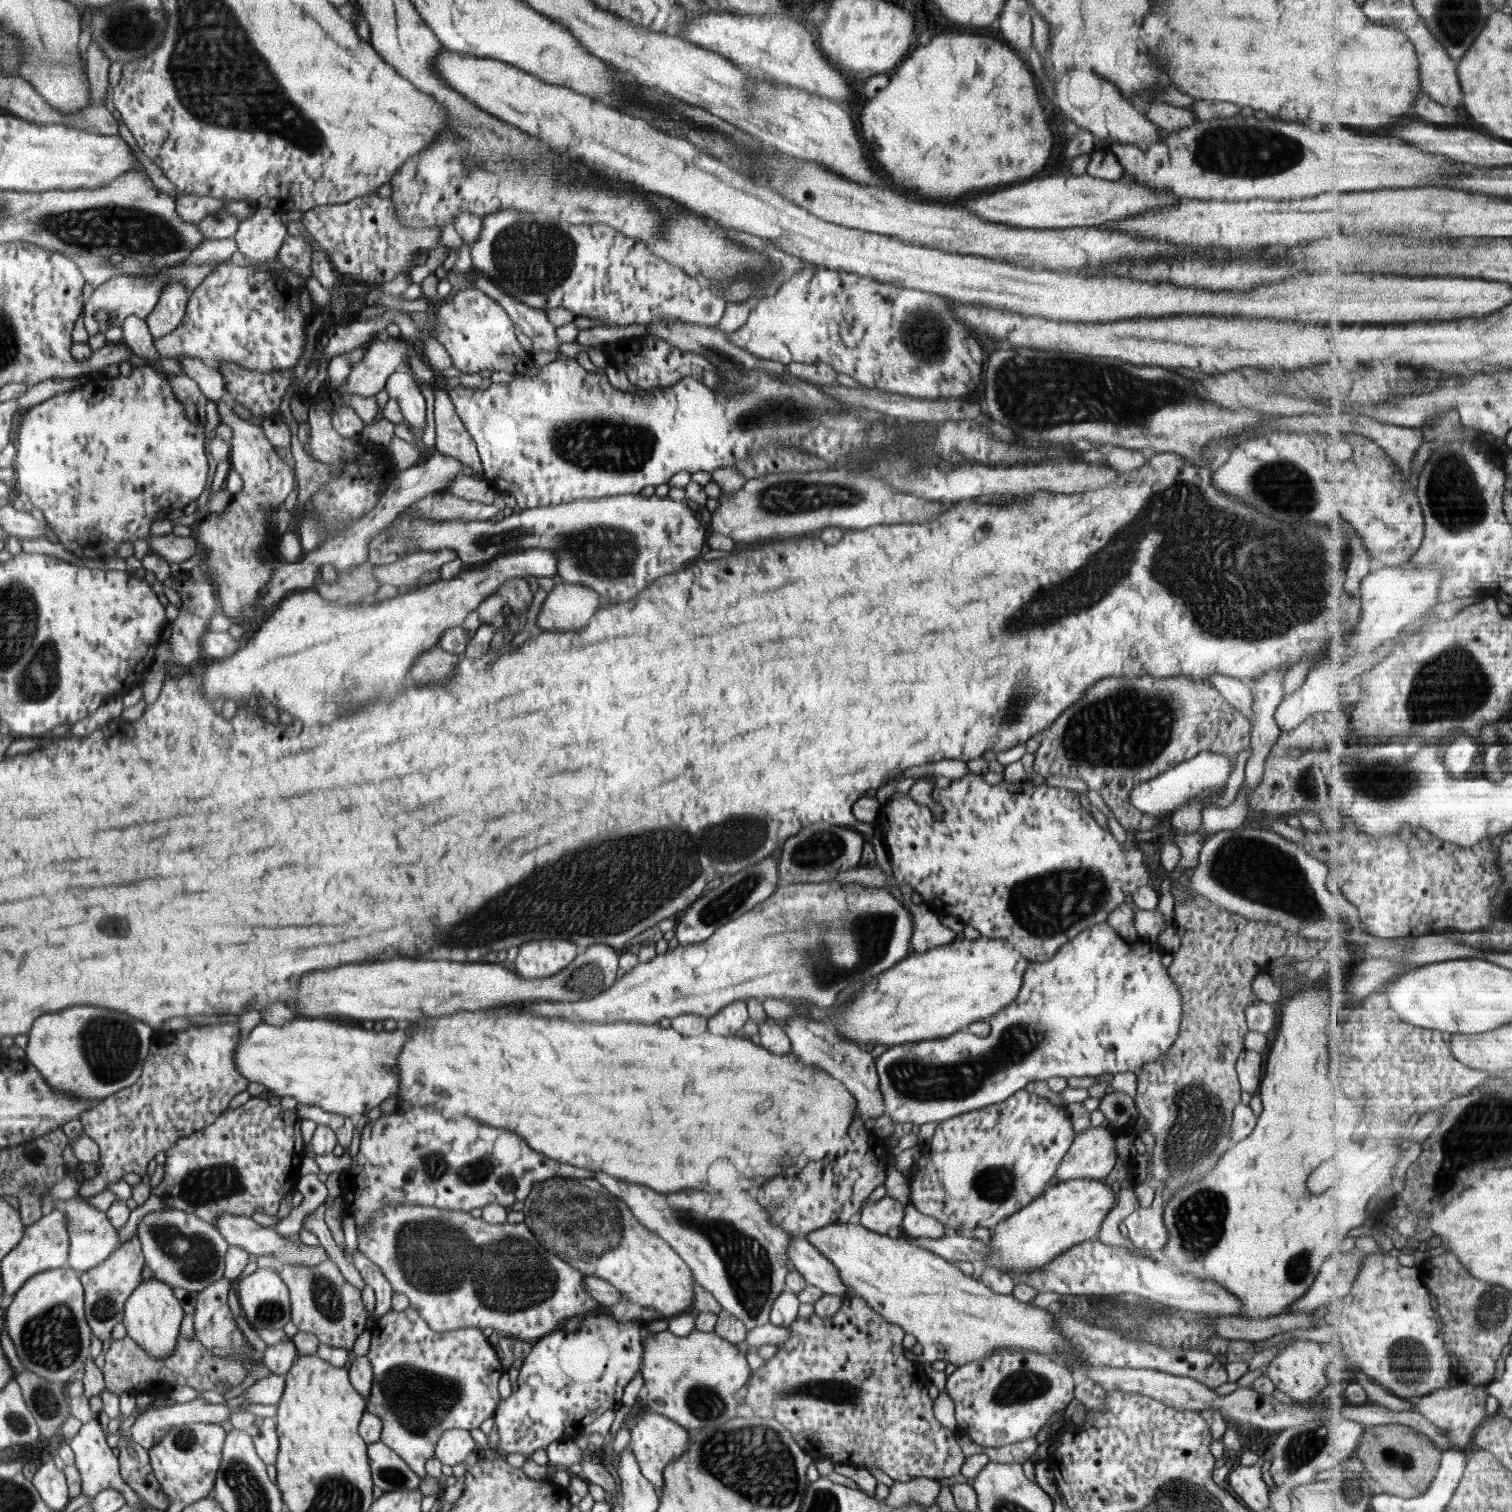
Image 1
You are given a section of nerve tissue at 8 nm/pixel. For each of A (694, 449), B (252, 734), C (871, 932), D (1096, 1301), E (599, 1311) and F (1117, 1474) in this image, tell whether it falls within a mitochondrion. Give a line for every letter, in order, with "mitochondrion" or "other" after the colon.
A: other
B: other
C: mitochondrion
D: other
E: other
F: other

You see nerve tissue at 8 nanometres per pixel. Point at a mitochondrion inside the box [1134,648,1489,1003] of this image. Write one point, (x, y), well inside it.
(1264, 873)

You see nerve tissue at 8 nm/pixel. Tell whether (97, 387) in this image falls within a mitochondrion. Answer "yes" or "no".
no

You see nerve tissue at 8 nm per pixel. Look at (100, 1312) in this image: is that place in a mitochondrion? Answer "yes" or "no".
yes

